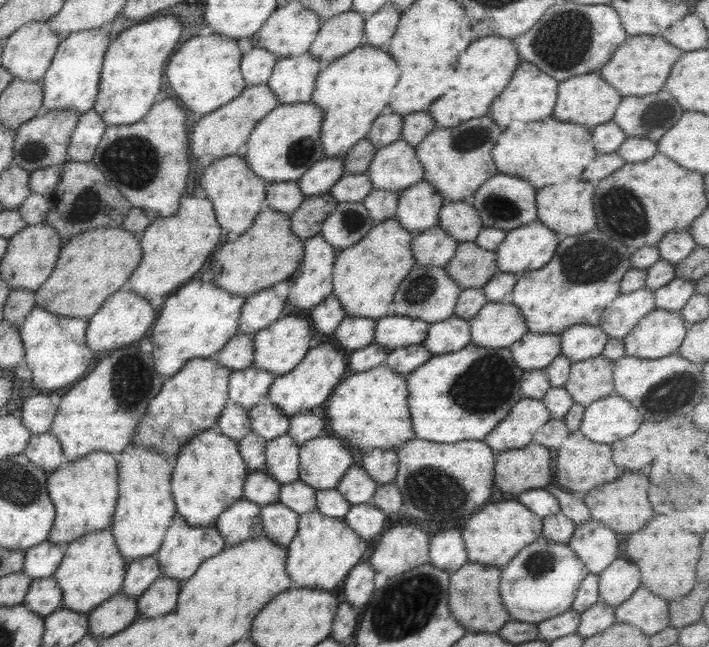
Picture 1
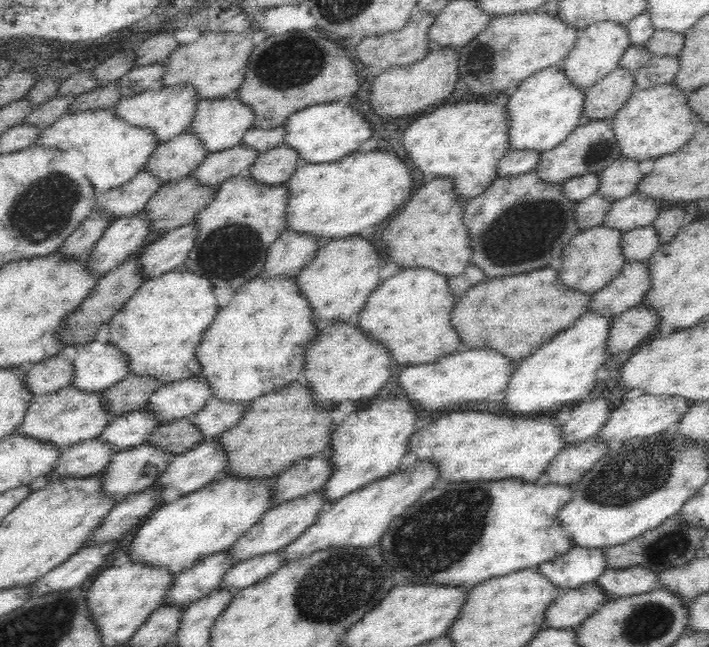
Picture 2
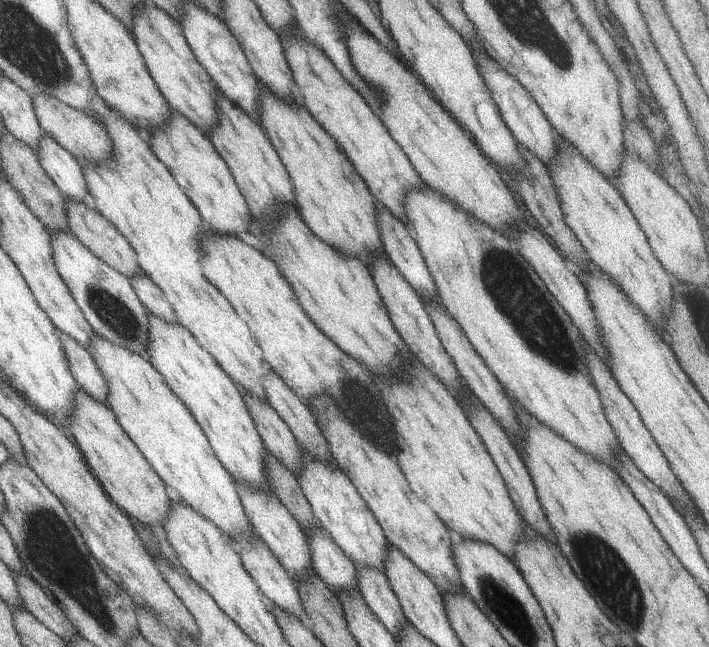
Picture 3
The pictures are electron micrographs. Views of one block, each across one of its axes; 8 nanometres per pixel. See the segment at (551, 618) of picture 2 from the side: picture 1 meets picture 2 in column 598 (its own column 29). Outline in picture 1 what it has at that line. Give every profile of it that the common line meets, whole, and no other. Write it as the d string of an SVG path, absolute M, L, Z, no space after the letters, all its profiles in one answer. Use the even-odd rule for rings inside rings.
M51 577L33 579L21 605L39 616L47 616L61 608L61 591Z

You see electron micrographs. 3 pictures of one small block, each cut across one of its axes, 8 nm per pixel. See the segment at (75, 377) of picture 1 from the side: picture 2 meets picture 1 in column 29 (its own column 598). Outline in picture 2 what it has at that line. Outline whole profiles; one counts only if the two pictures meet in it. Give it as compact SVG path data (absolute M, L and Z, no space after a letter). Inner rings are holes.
M588 311L578 322L556 334L552 340L545 342L534 354L518 361L504 399L508 414L541 415L554 408L564 408L566 404L591 399L597 386L598 370L610 360L608 336L614 322L619 318L616 313Z

